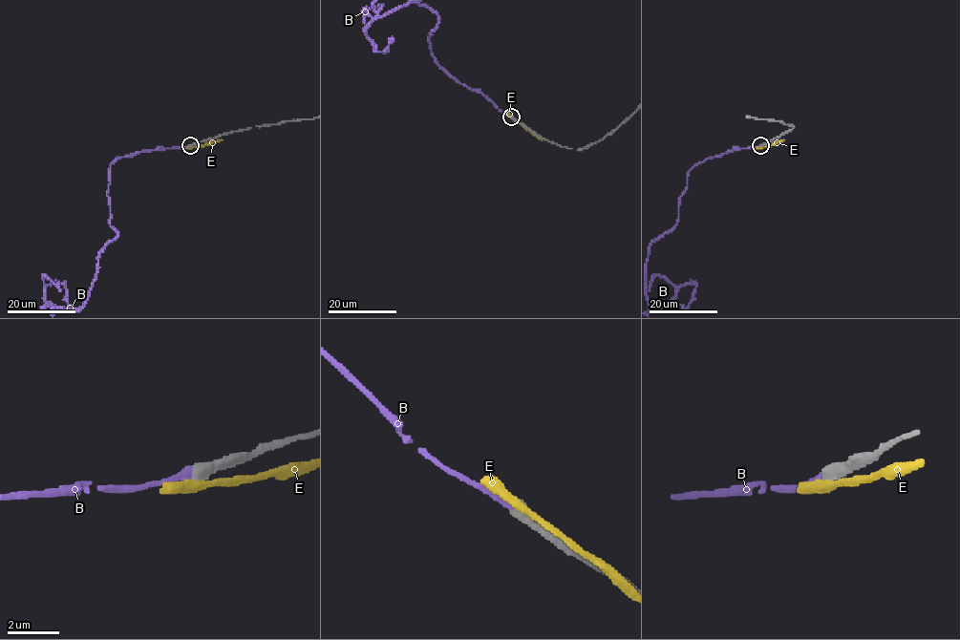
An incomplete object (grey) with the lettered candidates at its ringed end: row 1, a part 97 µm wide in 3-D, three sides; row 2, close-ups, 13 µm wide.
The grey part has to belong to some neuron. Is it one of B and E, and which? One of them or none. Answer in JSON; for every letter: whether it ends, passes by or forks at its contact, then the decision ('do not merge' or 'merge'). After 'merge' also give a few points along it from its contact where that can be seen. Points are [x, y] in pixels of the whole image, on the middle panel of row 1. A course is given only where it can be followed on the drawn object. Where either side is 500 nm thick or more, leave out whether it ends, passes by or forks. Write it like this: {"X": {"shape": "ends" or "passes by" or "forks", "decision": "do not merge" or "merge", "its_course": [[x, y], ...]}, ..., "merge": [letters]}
{"B": {"decision": "merge", "its_course": [[511, 117], [438, 65], [430, 8], [411, 1], [366, 30], [375, 50], [392, 36]]}, "E": {"decision": "do not merge"}, "merge": ["B"]}

